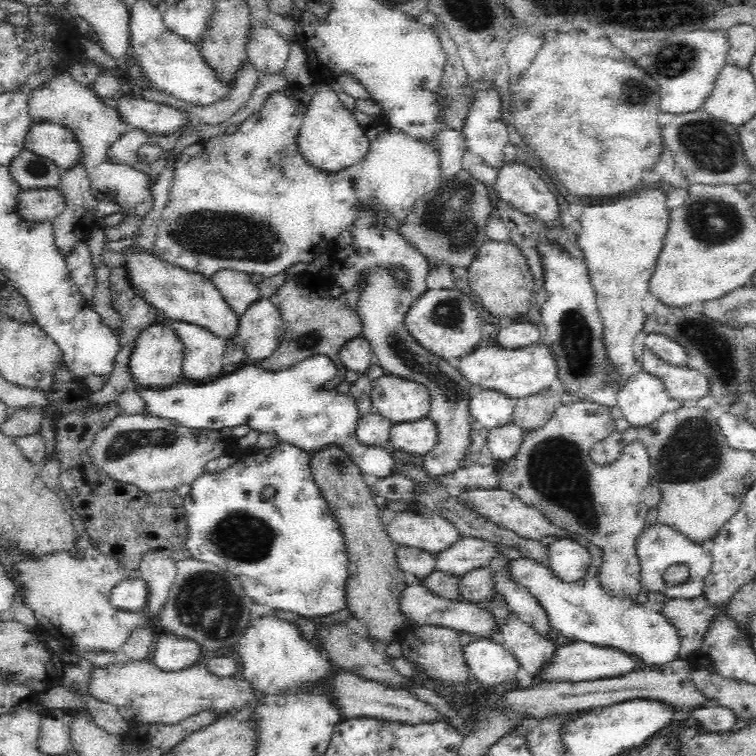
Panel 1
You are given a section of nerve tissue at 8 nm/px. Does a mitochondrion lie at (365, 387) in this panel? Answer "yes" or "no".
no

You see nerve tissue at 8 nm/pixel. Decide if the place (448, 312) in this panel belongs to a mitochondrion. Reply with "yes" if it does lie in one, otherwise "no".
yes

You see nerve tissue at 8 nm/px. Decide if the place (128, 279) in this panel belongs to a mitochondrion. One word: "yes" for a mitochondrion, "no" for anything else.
no

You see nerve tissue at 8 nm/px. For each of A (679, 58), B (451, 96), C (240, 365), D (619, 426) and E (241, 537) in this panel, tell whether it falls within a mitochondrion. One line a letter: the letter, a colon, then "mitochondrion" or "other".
A: mitochondrion
B: mitochondrion
C: other
D: other
E: mitochondrion

